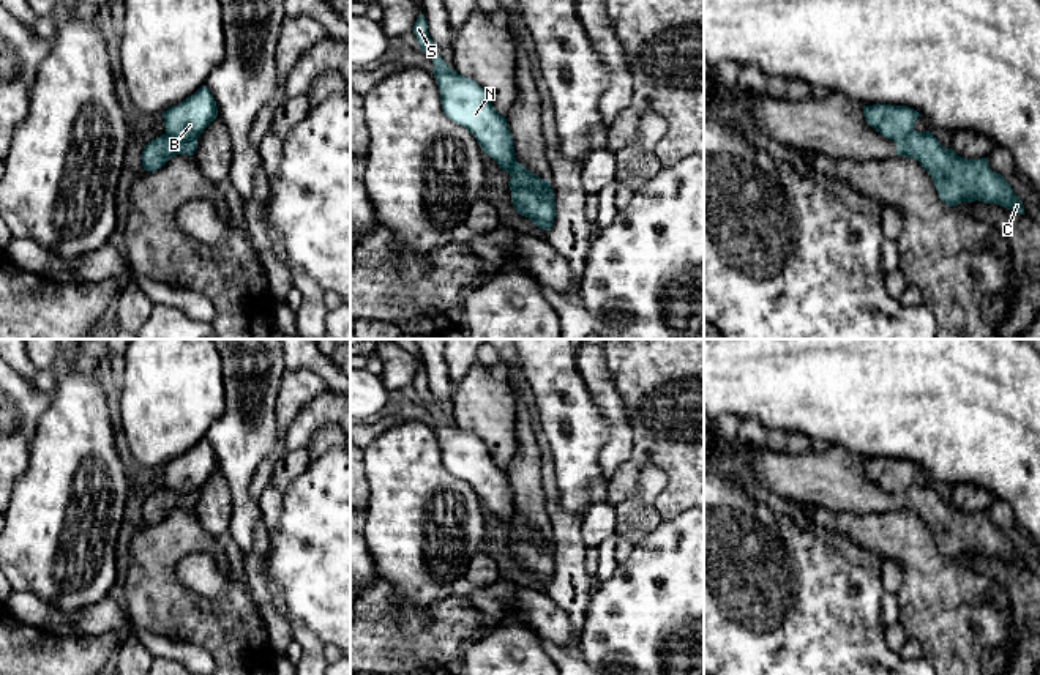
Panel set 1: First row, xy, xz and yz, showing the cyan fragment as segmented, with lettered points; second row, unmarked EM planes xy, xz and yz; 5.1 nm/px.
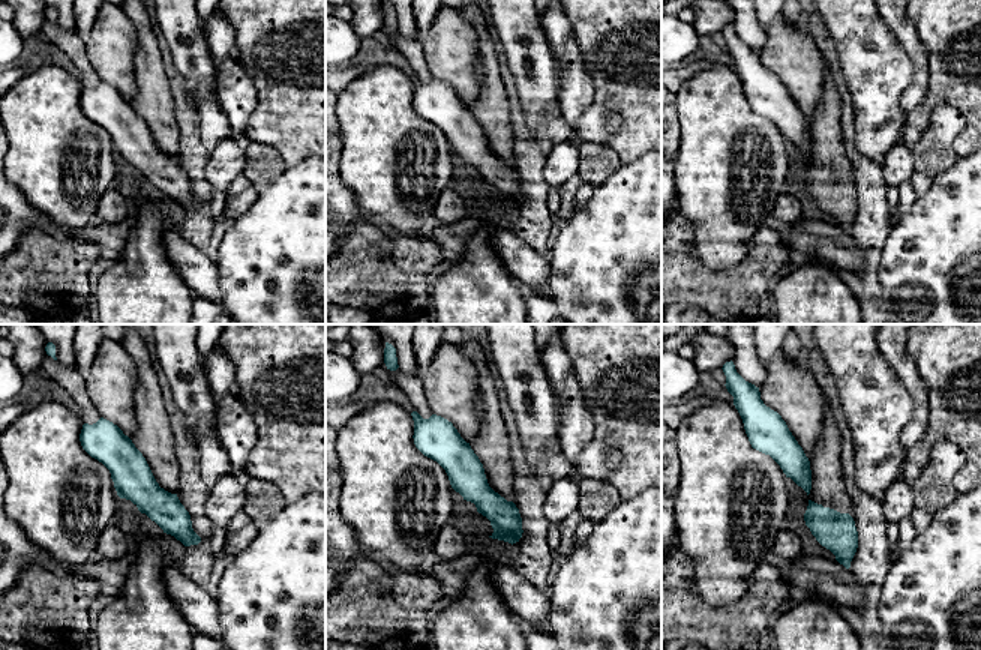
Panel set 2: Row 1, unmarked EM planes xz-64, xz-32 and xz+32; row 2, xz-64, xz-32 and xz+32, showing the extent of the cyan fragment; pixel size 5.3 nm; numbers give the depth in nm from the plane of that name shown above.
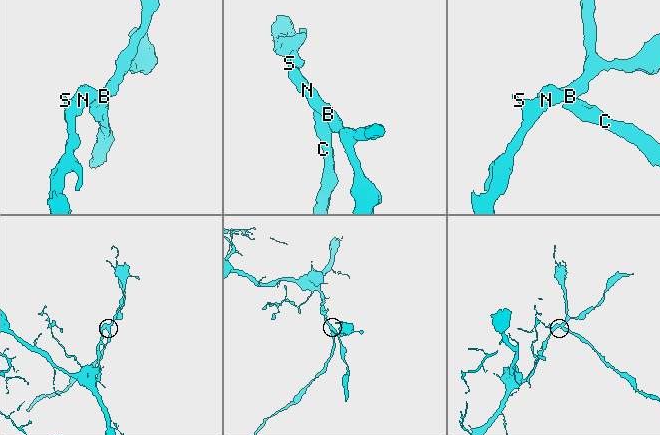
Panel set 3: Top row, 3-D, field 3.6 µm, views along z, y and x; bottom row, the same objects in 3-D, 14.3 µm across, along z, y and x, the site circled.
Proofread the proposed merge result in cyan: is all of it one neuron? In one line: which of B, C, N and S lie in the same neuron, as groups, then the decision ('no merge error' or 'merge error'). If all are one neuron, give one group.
B N S / C | merge error

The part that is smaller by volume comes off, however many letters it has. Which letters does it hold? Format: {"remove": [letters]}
{"remove": ["C"]}

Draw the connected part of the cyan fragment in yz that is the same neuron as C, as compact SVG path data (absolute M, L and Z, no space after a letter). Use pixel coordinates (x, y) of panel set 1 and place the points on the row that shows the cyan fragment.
M914 131L901 139L896 155L918 161L948 207L978 200L1024 214L1023 202L1004 177L989 169L986 158L964 159L952 148L944 148L930 131Z

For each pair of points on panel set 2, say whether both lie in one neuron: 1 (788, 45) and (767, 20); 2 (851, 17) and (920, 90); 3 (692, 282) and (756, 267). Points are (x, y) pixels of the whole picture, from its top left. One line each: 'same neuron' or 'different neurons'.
1: different neurons
2: different neurons
3: same neuron

